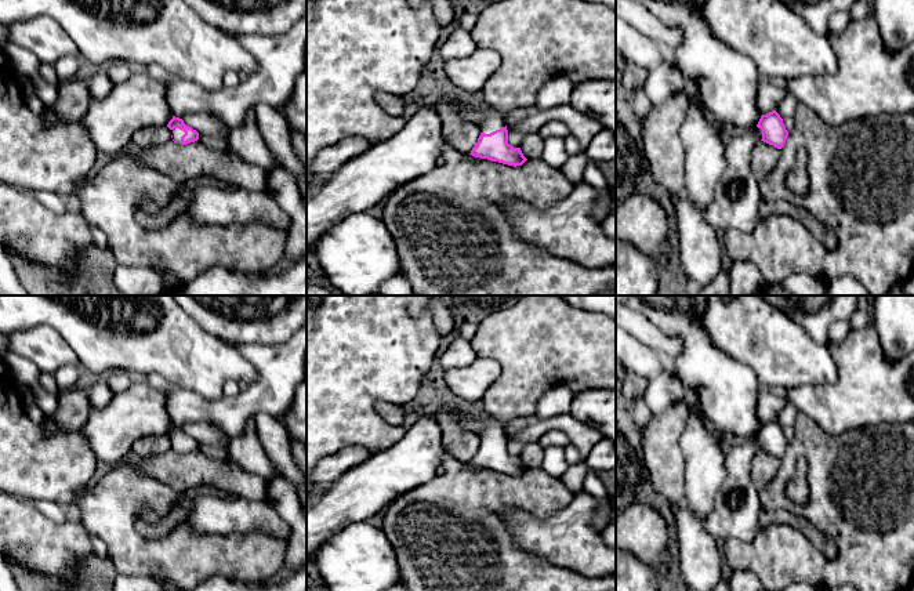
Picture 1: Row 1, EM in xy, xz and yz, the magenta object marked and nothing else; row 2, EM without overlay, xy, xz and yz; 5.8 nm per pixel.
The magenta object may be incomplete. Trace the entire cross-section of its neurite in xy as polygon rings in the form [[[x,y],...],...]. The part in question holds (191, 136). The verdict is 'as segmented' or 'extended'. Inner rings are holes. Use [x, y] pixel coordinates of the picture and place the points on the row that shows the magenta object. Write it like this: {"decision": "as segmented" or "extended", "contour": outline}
{"decision": "extended", "contour": [[[173,116],[167,127],[171,130],[171,138],[175,144],[186,145],[199,139],[199,133],[179,117]]]}

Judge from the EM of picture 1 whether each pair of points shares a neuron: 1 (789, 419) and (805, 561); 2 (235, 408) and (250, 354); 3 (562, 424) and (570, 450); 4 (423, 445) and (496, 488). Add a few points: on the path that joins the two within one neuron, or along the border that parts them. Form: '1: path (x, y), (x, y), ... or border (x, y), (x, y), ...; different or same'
1: border (798, 412), (791, 425); different
2: path (249, 398), (263, 384), (263, 367); same
3: border (570, 442), (581, 460); different
4: border (448, 453), (441, 464); different

